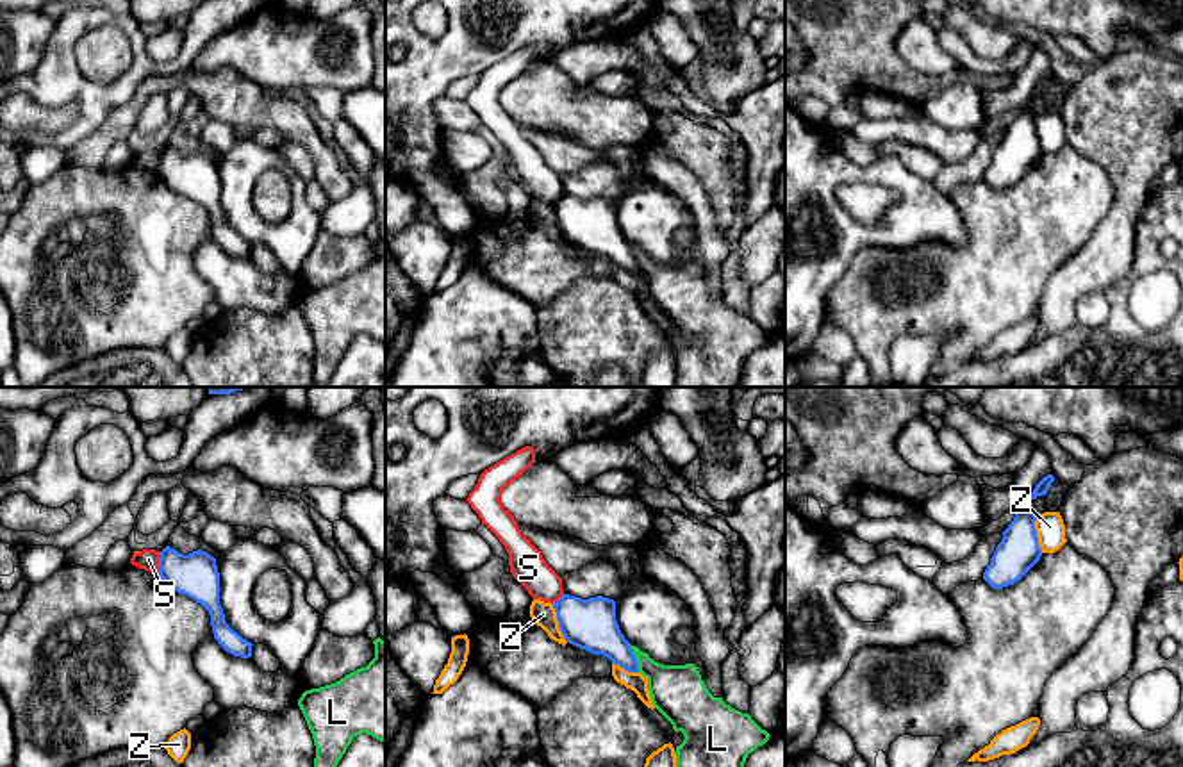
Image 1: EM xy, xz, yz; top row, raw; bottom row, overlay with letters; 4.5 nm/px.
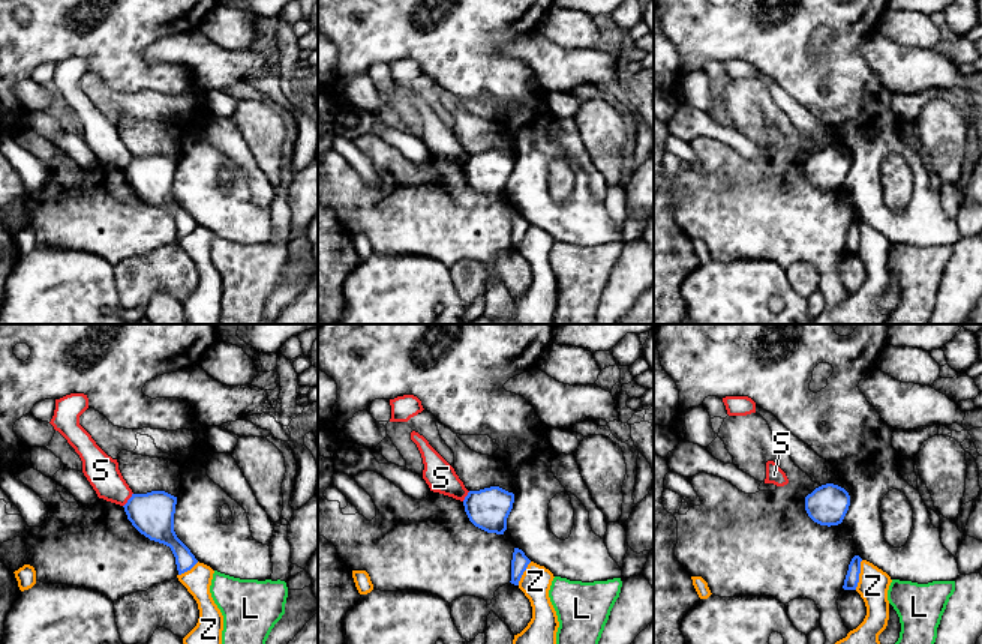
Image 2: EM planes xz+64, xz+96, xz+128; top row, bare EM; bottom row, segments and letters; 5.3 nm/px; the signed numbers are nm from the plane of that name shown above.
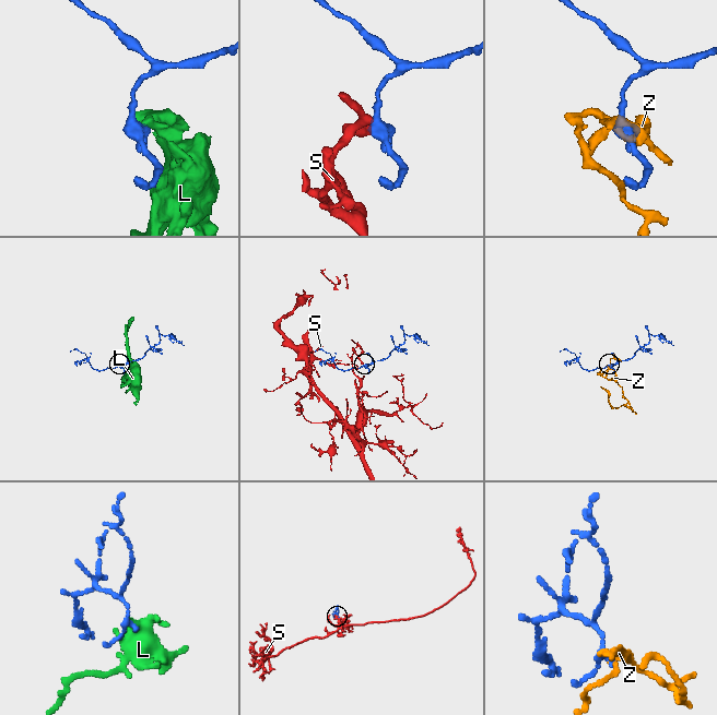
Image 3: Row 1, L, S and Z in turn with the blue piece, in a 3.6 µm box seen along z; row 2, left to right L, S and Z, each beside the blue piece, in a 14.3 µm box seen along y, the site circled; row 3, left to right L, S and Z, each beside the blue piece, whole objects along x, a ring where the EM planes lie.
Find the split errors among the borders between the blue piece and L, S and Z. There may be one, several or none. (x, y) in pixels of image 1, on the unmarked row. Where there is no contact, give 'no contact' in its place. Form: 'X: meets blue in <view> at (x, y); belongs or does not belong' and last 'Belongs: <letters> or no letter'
L: meets blue in xz at (636, 259); does not belong
S: meets blue in xy at (159, 163); does not belong
Z: meets blue in xz at (559, 225); does not belong
Belongs: no letter

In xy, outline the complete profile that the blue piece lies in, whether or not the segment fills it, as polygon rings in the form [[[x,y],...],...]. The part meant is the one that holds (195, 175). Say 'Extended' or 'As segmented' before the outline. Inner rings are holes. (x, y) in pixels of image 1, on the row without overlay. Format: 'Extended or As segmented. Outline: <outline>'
As segmented. Outline: [[[166,146],[161,152],[157,175],[173,191],[194,200],[209,212],[214,239],[227,253],[241,259],[252,257],[253,244],[234,232],[225,221],[219,205],[219,173],[214,157],[202,150],[182,155]]]

